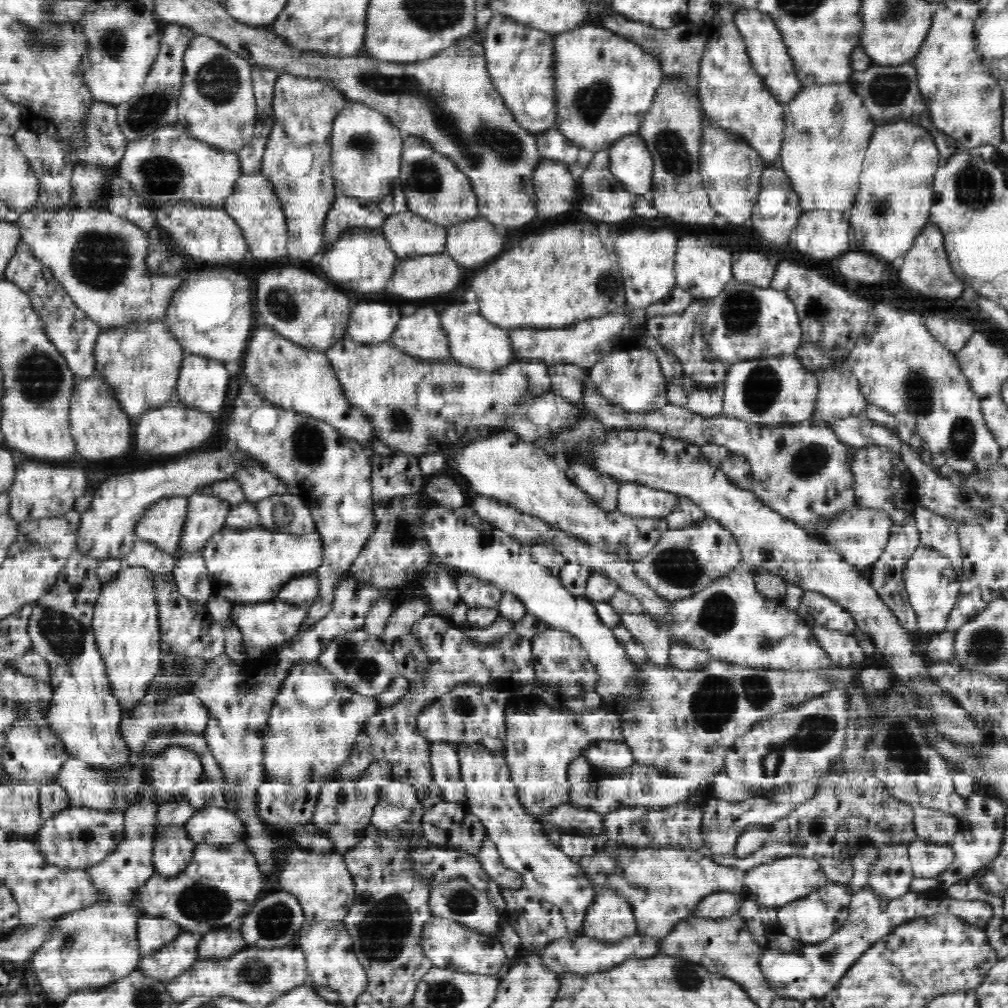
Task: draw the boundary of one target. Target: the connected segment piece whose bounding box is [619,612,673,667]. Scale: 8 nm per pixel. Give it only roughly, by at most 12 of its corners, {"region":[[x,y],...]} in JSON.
{"region":[[619,613],[648,662],[670,665],[673,640],[648,614]]}

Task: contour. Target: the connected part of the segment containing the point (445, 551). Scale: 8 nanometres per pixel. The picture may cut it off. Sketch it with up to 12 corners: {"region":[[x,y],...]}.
{"region":[[429,499],[417,524],[441,564],[512,592],[576,636],[618,716],[640,665],[595,603],[471,506]]}

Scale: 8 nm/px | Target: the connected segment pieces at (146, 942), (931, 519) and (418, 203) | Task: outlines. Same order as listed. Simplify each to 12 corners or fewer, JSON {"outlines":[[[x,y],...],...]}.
{"outlines":[[[144,915],[137,932],[140,956],[158,952],[184,929]],[[922,504],[914,521],[920,546],[946,555],[962,576],[957,524]],[[404,137],[407,210],[449,228],[478,216],[471,180]]]}

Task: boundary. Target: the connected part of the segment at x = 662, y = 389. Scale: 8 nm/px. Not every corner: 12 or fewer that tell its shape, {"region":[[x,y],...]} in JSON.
{"region":[[648,348],[616,350],[589,378],[610,404],[654,412],[667,378]]}

